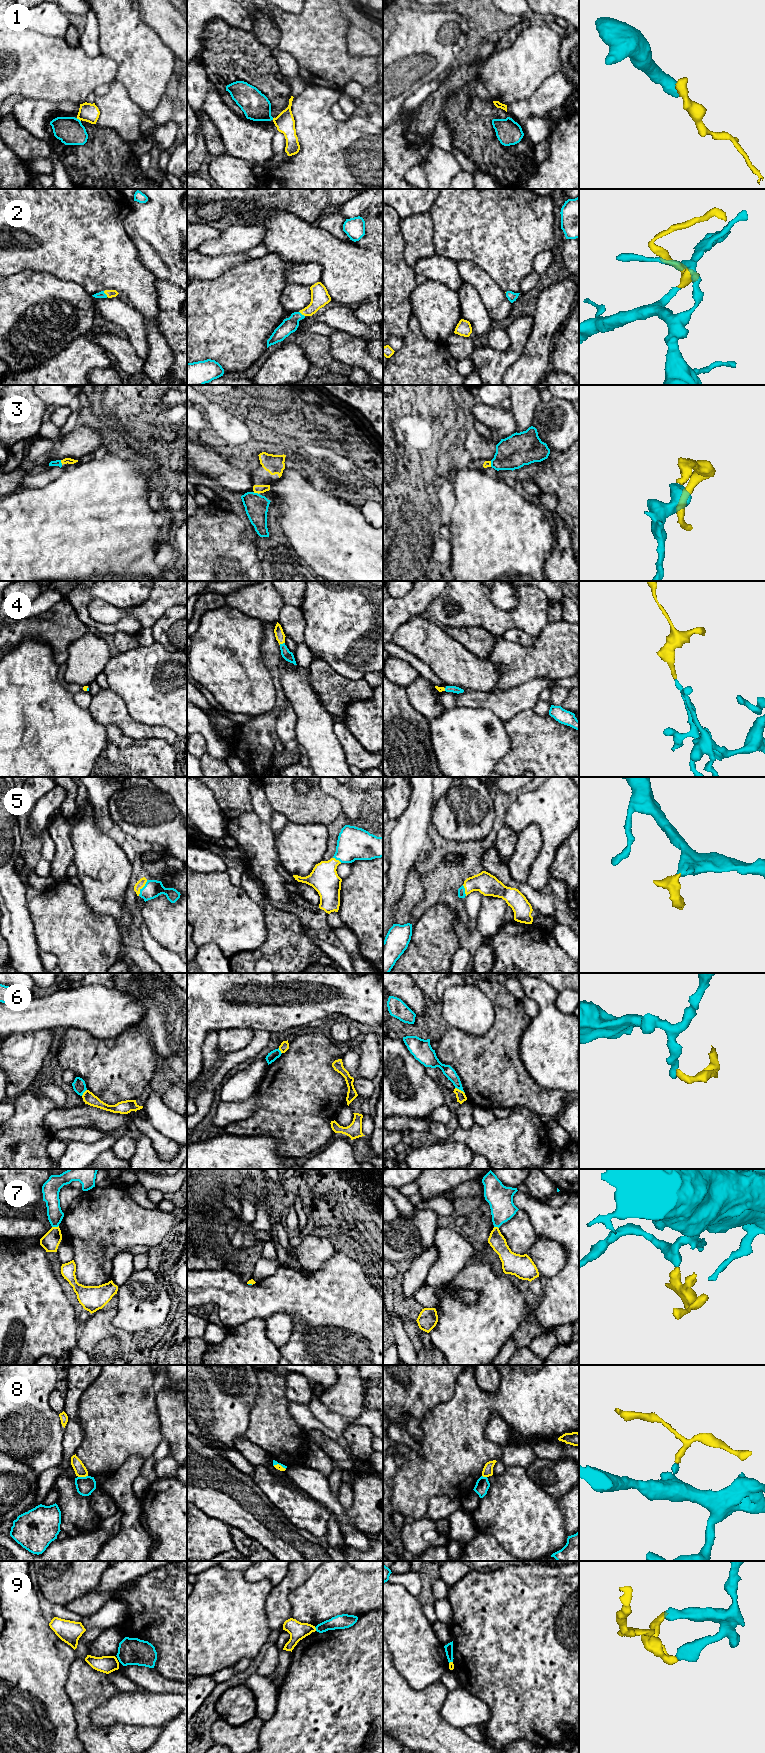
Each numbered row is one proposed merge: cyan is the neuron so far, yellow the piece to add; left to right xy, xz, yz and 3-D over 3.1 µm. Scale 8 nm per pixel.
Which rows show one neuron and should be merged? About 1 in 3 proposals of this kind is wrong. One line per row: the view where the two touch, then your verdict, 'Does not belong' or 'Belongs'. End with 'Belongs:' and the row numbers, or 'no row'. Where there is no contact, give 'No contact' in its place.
1: Touches cyan in xy. Does not belong
2: Touches cyan in xy. Belongs
3: Touches cyan in xz. Belongs
4: Touches cyan in xz. Belongs
5: Touches cyan in xy. Belongs
6: Touches cyan in yz. Does not belong
7: Touches cyan in xy. Does not belong
8: Touches cyan in xy. Does not belong
9: Touches cyan in xz. Does not belong
Belongs: 2, 3, 4, 5

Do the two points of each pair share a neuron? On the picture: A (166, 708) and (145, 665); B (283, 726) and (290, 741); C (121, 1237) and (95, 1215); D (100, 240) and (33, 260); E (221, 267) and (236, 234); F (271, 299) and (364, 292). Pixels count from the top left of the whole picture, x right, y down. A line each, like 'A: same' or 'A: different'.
A: same
B: same
C: same
D: same
E: different
F: different

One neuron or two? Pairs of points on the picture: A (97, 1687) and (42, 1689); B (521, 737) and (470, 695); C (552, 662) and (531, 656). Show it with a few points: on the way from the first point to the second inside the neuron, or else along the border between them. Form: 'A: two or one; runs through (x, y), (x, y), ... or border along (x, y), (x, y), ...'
A: two; border along (70, 1665), (65, 1691), (73, 1710)
B: two; border along (524, 710), (521, 710), (504, 722)
C: one; runs through (547, 660), (536, 660)

